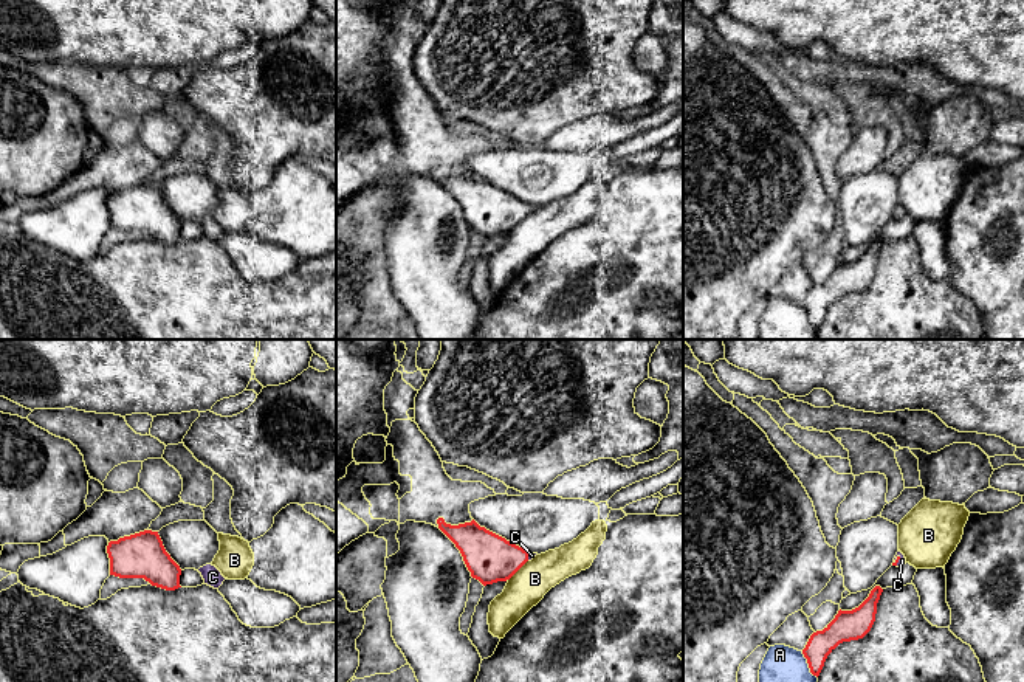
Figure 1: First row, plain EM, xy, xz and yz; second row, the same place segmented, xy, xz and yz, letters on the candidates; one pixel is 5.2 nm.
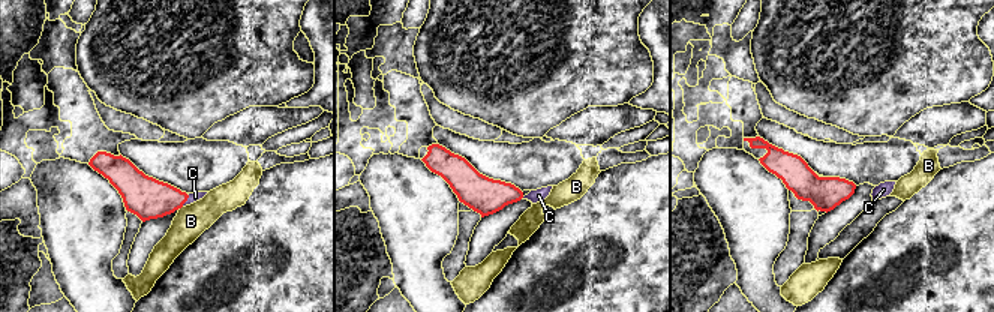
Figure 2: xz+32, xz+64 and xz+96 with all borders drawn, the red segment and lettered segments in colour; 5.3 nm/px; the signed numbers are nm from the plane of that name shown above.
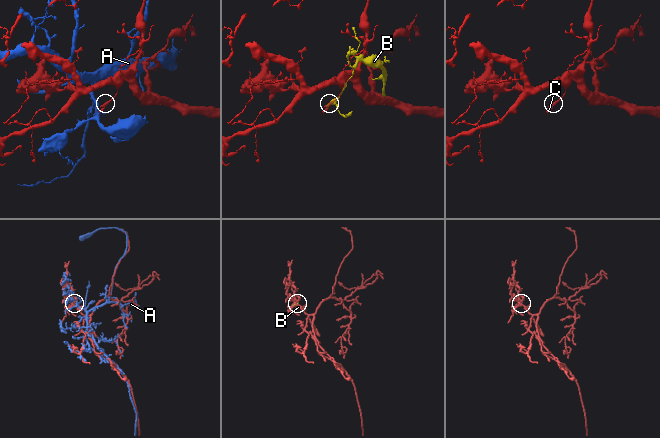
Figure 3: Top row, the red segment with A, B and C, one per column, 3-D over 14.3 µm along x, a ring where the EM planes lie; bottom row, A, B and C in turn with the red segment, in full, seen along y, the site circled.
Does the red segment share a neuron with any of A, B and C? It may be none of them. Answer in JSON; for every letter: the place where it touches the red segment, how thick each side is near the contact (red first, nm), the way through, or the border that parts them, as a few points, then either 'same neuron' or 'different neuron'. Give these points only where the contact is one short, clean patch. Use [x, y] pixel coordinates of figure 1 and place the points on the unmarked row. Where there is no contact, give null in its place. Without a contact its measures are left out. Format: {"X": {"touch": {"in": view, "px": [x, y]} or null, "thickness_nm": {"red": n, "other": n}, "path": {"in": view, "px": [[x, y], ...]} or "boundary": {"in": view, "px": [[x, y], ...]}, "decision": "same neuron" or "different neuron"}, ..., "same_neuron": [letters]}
{"A": {"touch": {"in": "yz", "px": [809, 318]}, "thickness_nm": {"red": 140, "other": 280}, "decision": "different neuron"}, "B": {"touch": {"in": "xz", "px": [518, 222]}, "thickness_nm": {"red": 260, "other": 190}, "decision": "different neuron"}, "C": {"touch": {"in": "yz", "px": [899, 211]}, "thickness_nm": {"red": 20, "other": 40}, "path": {"in": "yz", "px": [[897, 210], [899, 211], [902, 213]]}, "decision": "same neuron"}, "same_neuron": ["C"]}

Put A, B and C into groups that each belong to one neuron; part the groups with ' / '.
A / B / C

